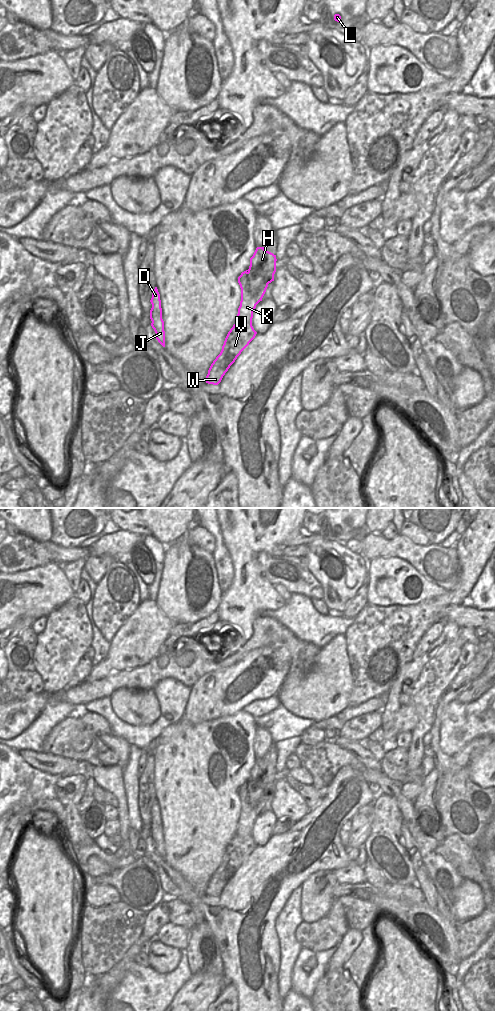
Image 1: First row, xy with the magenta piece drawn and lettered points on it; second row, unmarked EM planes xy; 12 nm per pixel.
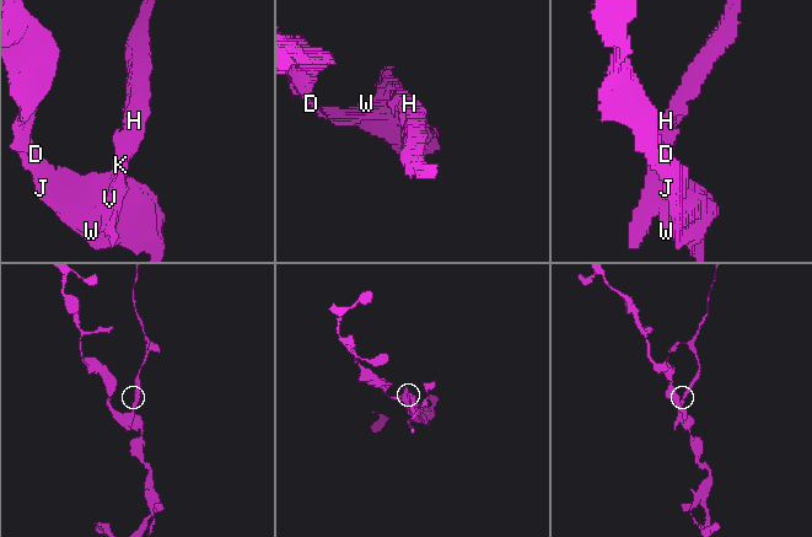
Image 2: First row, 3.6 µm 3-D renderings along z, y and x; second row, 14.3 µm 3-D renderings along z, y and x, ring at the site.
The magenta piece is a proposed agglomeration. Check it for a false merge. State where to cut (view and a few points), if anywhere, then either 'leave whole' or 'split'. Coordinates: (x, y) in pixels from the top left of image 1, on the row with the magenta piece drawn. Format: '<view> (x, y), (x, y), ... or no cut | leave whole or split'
xy (247, 270), (260, 276), (267, 284) | split

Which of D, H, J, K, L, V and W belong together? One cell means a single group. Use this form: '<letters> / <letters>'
D J K V W / H L

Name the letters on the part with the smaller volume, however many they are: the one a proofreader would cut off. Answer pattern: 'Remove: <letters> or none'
Remove: H, L

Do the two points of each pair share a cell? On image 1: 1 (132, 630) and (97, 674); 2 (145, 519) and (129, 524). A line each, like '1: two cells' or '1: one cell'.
1: one cell
2: one cell

